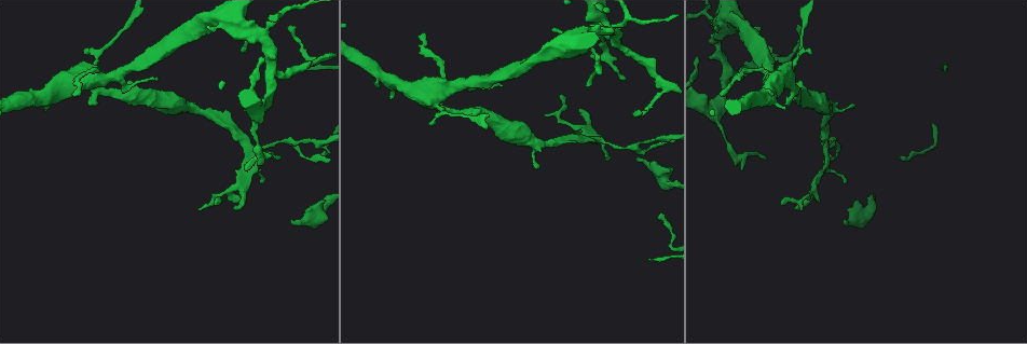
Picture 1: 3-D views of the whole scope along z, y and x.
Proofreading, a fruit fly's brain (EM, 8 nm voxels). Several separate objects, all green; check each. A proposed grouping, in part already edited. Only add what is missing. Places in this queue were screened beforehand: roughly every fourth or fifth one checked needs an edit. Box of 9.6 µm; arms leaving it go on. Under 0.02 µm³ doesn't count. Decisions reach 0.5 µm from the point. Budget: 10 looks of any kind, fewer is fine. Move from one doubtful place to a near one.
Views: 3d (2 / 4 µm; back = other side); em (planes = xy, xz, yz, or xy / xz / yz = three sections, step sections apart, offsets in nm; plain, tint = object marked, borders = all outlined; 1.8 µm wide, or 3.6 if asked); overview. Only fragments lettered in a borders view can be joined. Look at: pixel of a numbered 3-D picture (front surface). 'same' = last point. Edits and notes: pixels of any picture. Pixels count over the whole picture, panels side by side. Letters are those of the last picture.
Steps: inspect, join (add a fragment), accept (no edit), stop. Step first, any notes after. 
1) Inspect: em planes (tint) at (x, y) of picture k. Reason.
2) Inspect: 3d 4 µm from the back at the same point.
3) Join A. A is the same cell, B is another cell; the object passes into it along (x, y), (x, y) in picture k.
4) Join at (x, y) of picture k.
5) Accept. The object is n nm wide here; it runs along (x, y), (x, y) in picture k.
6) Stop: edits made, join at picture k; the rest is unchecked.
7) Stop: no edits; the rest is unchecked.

Inspect: em planes (tint) at (589, 54) of picture 1. Thin end.

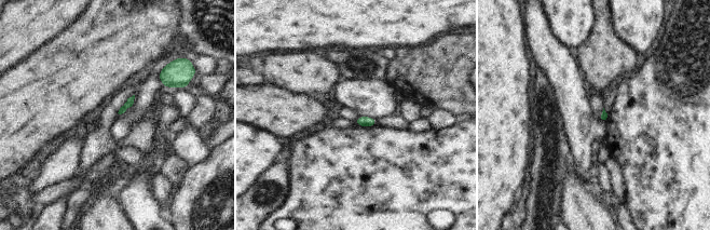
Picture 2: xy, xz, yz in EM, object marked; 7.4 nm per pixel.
Inspect: em planes (borders) at the same point. See the neighbours.

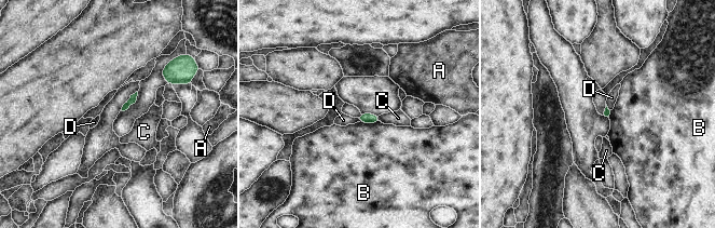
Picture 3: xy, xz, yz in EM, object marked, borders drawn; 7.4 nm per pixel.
Accept. The longest contact is with B, 160 nm; A, B, C and D are other cells; none of them fits.

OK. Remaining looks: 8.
Inspect: em planes (tint) at (634, 115) of picture 1. An open end.

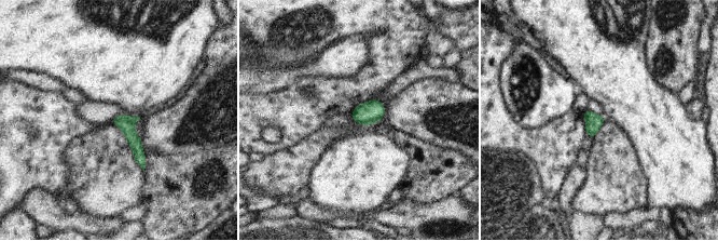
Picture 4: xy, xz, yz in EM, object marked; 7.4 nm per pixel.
Inspect: em planes (borders) at the same point.

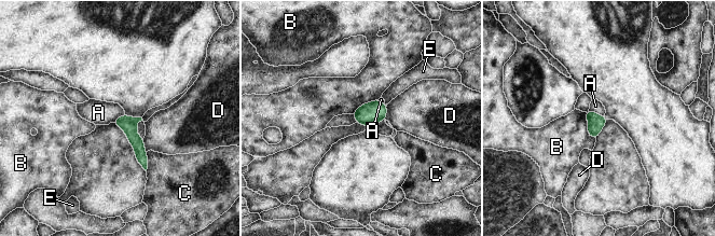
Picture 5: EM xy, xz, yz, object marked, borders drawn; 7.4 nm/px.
Accept. A, B, C, D and E are other cells; none of them fits.

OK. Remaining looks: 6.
Inspect: 3d 2 µm at (845, 219) of picture 1. Free end.

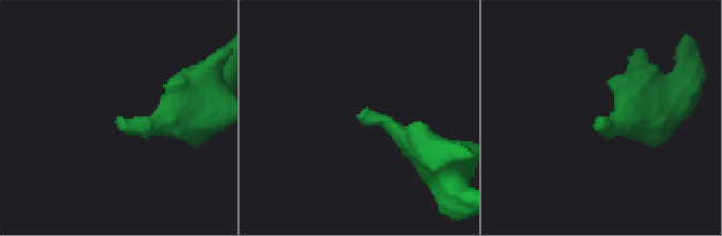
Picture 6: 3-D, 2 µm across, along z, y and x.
Inspect: em xz step 4 (borders) at (118, 119) of picture 6.

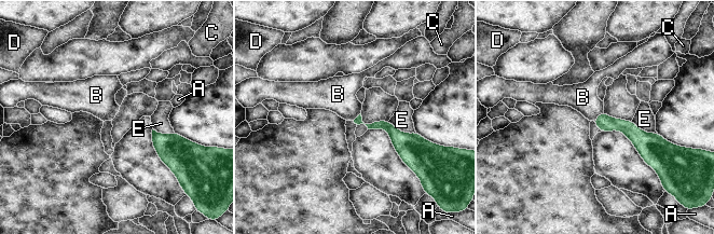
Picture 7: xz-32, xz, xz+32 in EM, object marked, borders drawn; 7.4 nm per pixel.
Inspect: em yz step 16 (borders) at the same point.

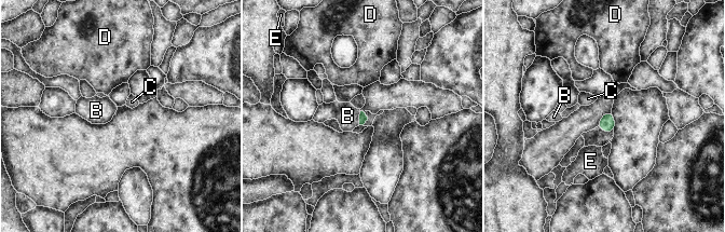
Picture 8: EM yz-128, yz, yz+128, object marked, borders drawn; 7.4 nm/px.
Join B. B is the same cell, C, D and E are other cells; the object passes into it along (363, 118), (359, 118), (347, 116) in picture 8; the neuron continues.

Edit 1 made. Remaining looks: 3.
Inspect: overview. See it whole again.

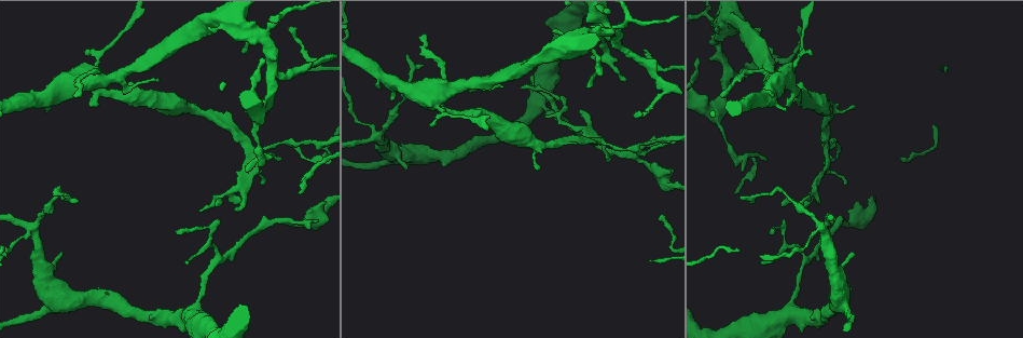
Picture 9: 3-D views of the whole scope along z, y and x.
Inspect: 3d 4 µm from the back at (533, 76) of picture 9. Thin end.

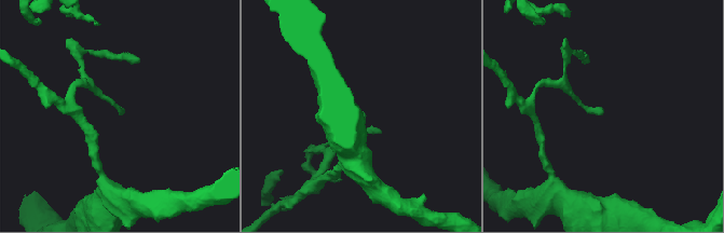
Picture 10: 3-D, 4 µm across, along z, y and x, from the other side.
Inspect: em planes (borders) at (600, 112) of picture 10. Shape alone is not enough.

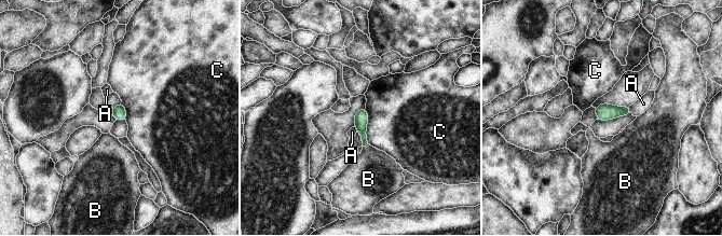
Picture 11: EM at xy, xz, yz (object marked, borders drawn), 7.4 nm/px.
Accept. The object is 100 nm wide here; A, B and C are other cells; a border runs along (365, 108), (368, 143) in picture 11; none of them fits.

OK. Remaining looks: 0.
Stop: edits made, join at picture 8; the rest is unchecked.

